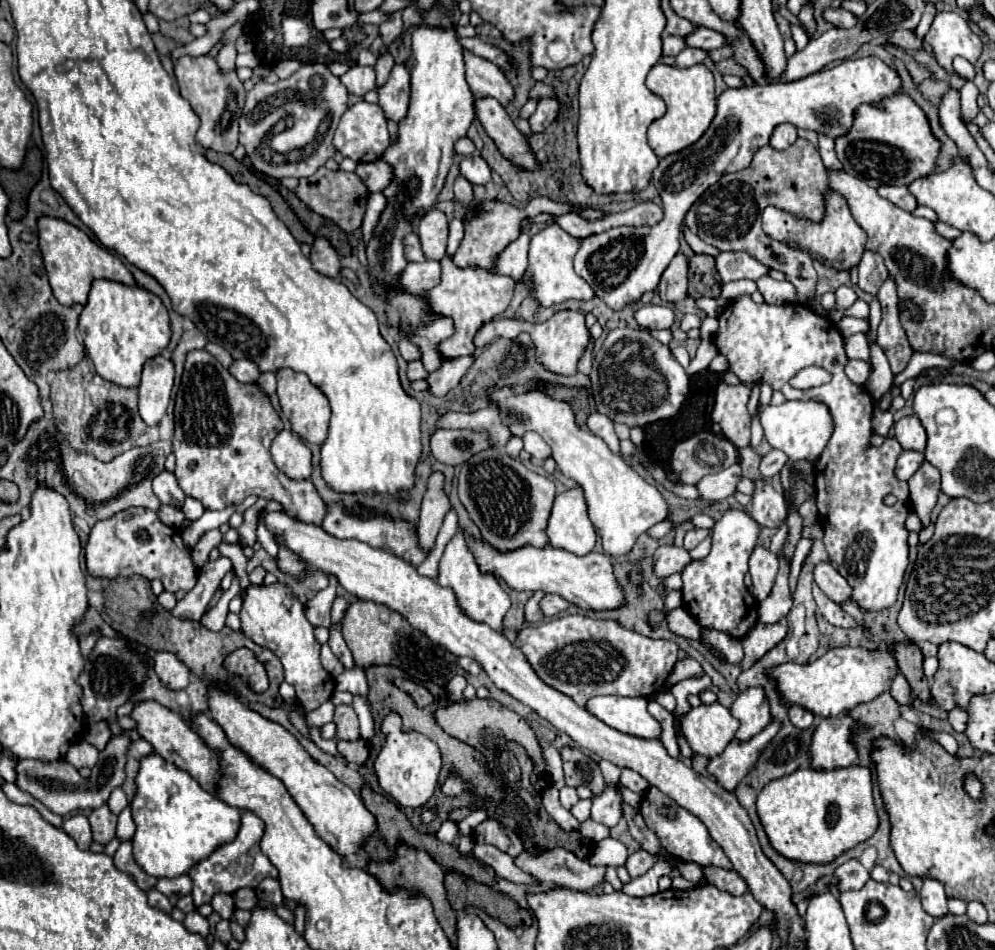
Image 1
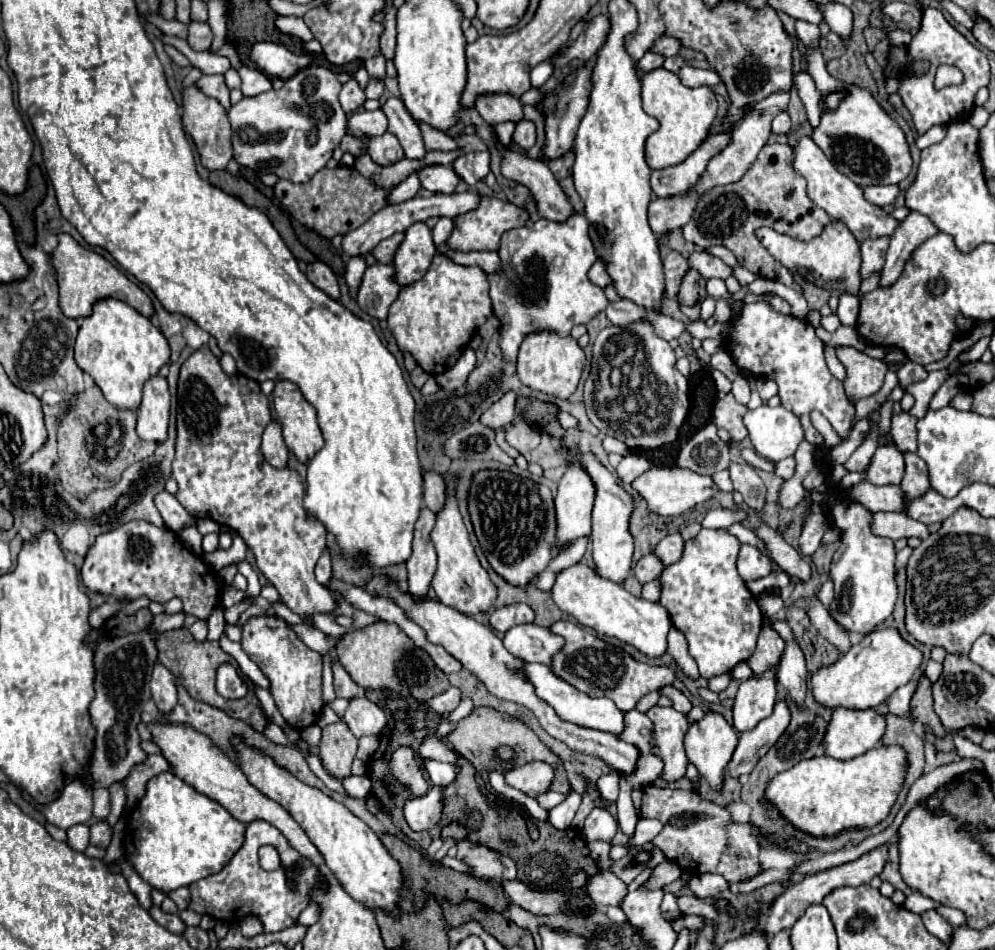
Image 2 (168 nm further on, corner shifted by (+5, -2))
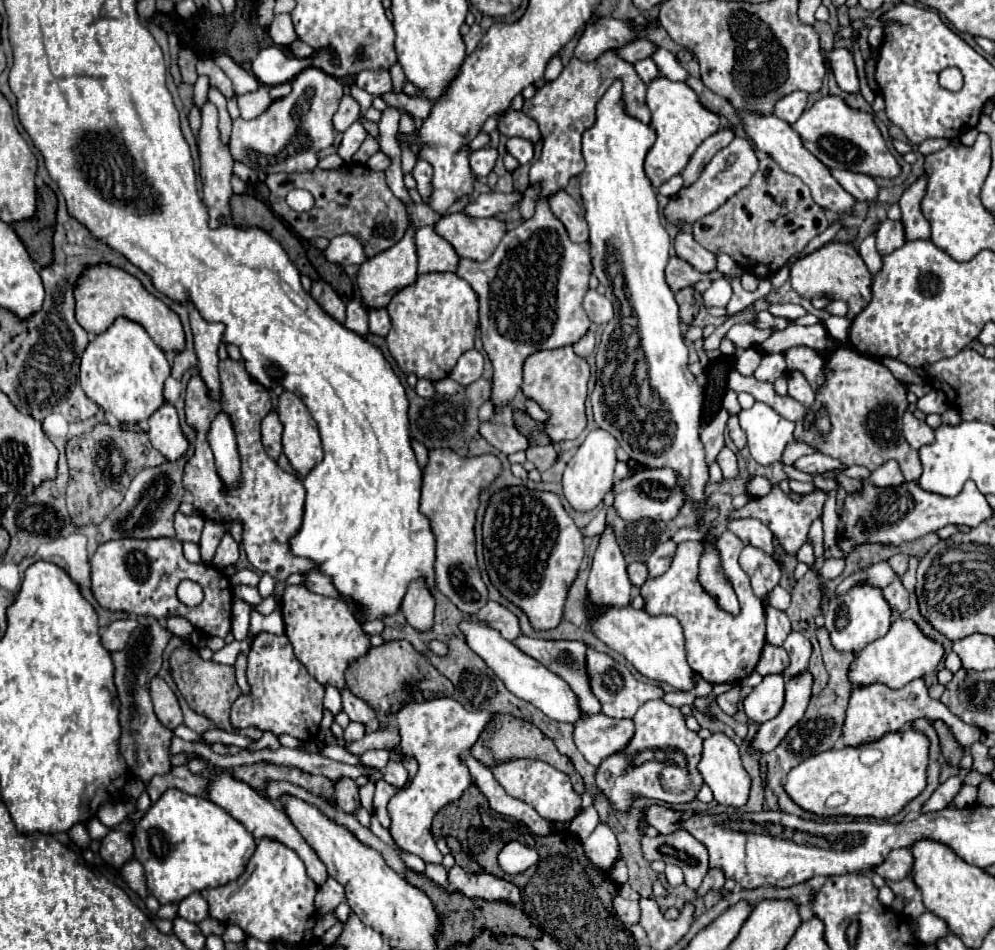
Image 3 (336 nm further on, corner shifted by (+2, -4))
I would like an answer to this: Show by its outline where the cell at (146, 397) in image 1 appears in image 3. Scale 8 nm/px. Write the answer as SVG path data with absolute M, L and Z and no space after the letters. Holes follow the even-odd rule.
M163 405L149 417L149 439L151 445L169 461L177 461L187 453L189 441L181 431L173 405Z

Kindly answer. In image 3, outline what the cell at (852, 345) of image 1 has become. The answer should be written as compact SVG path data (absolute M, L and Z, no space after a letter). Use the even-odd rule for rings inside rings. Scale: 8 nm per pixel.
M839 347L825 363L825 381L823 387L815 393L815 403L811 405L813 415L819 415L821 409L827 411L831 421L829 433L819 433L815 421L811 427L805 427L807 409L799 401L789 395L777 395L773 383L757 381L755 377L743 377L737 371L729 375L729 389L741 393L747 391L755 397L755 401L763 401L781 413L785 419L791 419L795 427L795 441L803 441L815 447L819 453L835 457L849 465L865 465L867 469L875 469L877 465L895 459L907 481L917 481L921 475L921 461L917 451L903 439L903 413L909 407L907 389L899 379L891 375L891 371L874 357L857 353L855 349Z

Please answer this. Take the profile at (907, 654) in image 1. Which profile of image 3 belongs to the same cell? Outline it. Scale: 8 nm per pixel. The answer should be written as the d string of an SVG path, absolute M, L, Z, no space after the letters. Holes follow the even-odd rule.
M935 721L935 729L937 729L939 739L941 739L943 757L947 759L949 765L953 765L953 767L959 769L959 763L961 763L961 757L963 757L965 749L955 741L955 737L951 735L951 729L947 729L947 725L943 721Z

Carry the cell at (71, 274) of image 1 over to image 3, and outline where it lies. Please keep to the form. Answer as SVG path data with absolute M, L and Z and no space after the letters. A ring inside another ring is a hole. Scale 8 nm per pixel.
M97 265L87 269L75 287L75 299L77 299L75 317L79 325L91 335L107 331L107 327L111 327L111 323L117 317L125 317L129 321L139 323L165 353L185 351L185 333L179 315L171 311L161 299L151 295L137 277L125 273L123 269L111 265Z

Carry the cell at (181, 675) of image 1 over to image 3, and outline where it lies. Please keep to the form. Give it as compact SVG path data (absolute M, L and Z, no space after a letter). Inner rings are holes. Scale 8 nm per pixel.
M155 677L149 683L149 693L153 699L153 709L157 719L171 731L179 727L183 723L183 715L181 715L179 701L175 693L169 689L169 685L161 677Z

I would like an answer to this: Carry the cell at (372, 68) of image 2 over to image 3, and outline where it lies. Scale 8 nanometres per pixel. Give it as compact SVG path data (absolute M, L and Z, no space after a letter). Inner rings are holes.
M361 71L355 79L357 87L363 87L371 95L383 95L393 89L389 71Z

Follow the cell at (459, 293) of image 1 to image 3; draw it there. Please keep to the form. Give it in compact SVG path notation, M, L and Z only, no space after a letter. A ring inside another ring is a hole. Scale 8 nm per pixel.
M455 273L419 275L413 285L403 287L391 299L387 313L393 323L387 335L387 349L403 373L415 373L427 381L445 379L457 359L473 349L479 301L471 285Z

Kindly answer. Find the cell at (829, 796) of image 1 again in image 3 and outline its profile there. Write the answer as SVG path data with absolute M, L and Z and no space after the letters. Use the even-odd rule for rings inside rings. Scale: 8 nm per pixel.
M905 729L887 733L879 739L883 751L881 761L875 765L863 765L859 761L857 747L843 747L819 753L805 759L789 771L785 779L785 791L803 809L817 815L851 815L851 817L875 817L889 819L897 815L909 801L913 801L927 785L929 765L929 739L917 729ZM833 793L847 795L847 803L835 809L825 807L825 799Z

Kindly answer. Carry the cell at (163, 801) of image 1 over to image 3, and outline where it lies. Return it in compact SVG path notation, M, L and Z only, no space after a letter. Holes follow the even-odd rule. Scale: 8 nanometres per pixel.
M169 789L137 823L137 831L133 831L133 847L135 847L133 857L141 861L145 867L149 893L157 897L161 905L165 905L165 903L179 903L195 891L203 891L235 881L245 871L257 845L253 835L227 811L217 807L213 801L181 793L179 789Z

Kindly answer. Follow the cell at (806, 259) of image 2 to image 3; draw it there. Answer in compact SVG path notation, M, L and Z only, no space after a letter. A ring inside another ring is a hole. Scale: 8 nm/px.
M831 243L829 247L821 247L819 251L799 259L791 267L791 285L793 289L805 297L805 299L815 299L815 297L829 297L829 299L843 299L849 307L847 319L853 321L871 301L871 273L859 253L855 251L853 245L837 245Z

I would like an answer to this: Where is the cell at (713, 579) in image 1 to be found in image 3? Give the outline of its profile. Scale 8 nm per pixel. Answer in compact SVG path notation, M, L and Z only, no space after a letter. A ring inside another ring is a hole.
M731 531L719 535L717 541L723 571L731 579L737 597L741 599L741 615L733 617L721 611L715 599L701 589L697 581L699 571L699 555L703 551L703 543L699 541L685 541L679 543L667 573L657 579L647 579L641 585L641 597L645 601L645 611L649 615L673 615L679 619L683 633L685 633L685 647L687 647L687 661L689 665L709 683L739 683L755 671L759 661L761 649L765 645L765 609L763 603L755 597L747 573L739 567L739 553L745 547L739 537Z

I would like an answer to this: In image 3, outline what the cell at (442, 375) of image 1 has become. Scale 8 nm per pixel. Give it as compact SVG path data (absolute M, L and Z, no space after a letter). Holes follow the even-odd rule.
M471 349L459 357L459 361L449 377L455 379L457 383L461 383L463 387L467 387L473 381L477 381L481 375L483 375L483 355L475 349Z

